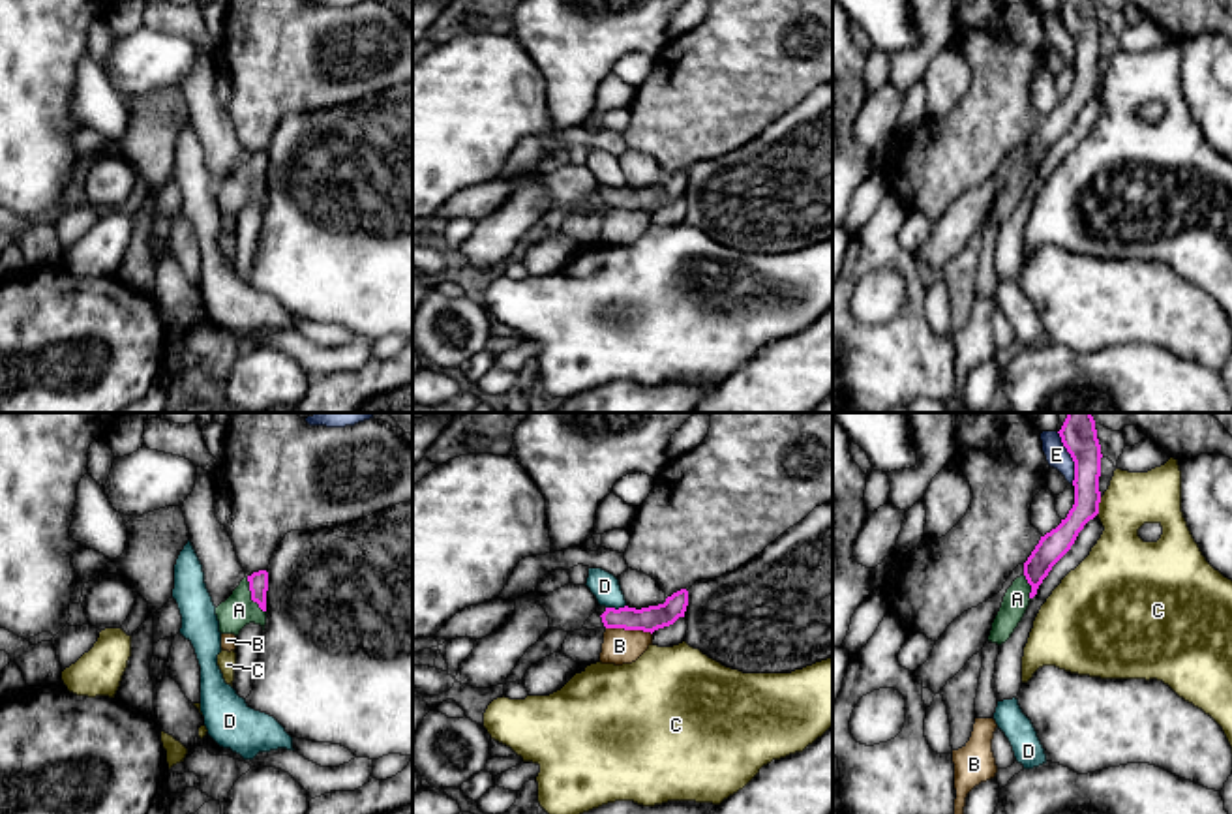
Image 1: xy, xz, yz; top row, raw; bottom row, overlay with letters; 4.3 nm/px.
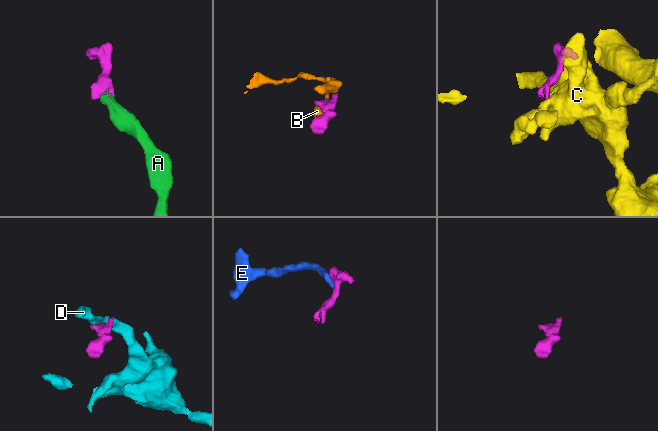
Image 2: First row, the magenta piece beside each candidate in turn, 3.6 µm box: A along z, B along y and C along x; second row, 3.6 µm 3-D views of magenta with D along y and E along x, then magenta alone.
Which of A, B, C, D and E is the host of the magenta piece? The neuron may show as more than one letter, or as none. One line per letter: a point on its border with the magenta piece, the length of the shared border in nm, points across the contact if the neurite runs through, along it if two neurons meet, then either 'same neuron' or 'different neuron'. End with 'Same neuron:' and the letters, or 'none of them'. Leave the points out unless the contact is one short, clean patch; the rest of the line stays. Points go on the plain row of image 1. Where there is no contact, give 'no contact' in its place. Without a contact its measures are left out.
A: meets magenta in xy at (252, 175); contact 170 nm long; runs through xy (257, 160), (252, 175), (239, 190); same neuron
B: meets magenta in xz at (629, 209); contact 200 nm long; border along xz (606, 207), (642, 209), (651, 214); different neuron
C: meets magenta in yz at (1097, 87); contact 80 nm long; different neuron
D: meets magenta in xz at (614, 188); contact 90 nm long; border along xz (625, 184), (606, 188); different neuron
E: meets magenta in yz at (1071, 36); contact 240 nm long; border along yz (1056, 12), (1073, 42), (1073, 62); different neuron
Same neuron: A

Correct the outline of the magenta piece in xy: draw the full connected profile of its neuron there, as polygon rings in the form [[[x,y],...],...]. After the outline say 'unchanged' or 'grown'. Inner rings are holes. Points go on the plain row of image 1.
[[[259,150],[244,158],[233,174],[216,188],[221,214],[238,216],[249,204],[266,204],[268,152]]]; grown

